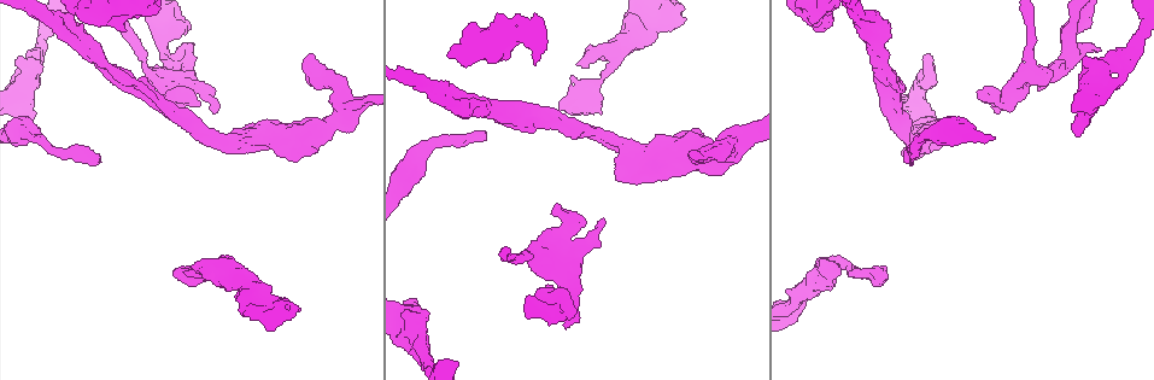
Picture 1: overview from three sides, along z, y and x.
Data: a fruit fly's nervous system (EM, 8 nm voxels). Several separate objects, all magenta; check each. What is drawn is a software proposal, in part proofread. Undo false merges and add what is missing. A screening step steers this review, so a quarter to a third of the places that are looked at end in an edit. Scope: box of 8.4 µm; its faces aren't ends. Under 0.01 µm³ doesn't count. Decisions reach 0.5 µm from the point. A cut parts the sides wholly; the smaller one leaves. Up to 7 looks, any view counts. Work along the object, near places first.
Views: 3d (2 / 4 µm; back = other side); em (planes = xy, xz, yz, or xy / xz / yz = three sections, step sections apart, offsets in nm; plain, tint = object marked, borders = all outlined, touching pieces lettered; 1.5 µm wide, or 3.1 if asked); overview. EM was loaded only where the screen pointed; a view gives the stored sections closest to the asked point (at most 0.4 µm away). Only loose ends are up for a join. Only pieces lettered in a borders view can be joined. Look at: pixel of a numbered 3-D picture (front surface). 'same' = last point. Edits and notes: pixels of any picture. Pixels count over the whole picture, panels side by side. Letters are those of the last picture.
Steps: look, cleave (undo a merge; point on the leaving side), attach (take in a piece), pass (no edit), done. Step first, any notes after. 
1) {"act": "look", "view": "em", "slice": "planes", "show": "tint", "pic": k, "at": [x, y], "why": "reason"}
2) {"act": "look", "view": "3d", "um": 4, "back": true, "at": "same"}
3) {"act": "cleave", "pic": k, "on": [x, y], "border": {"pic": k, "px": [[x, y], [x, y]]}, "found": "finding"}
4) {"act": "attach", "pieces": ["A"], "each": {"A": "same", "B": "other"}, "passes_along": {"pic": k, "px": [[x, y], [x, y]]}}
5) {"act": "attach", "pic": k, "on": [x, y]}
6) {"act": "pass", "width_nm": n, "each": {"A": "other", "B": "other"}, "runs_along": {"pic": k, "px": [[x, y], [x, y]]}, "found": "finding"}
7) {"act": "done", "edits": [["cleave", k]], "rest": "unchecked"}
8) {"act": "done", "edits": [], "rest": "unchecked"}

{"act": "look", "view": "3d", "um": 4, "pic": 1, "at": [664, 154], "why": "sudden change in width"}

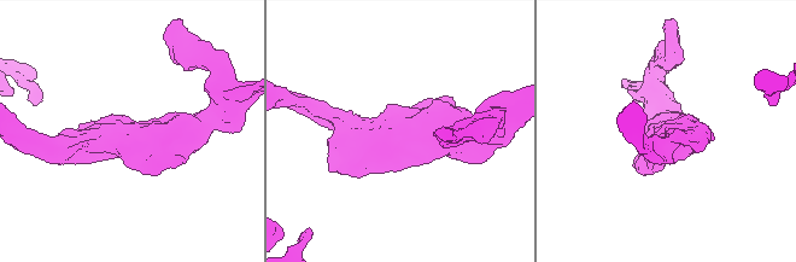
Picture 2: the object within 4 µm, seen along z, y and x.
{"act": "look", "view": "em", "slice": "xy", "step": 8, "show": "tint", "pic": 2, "at": [130, 132]}

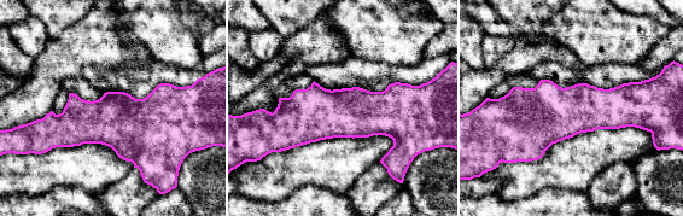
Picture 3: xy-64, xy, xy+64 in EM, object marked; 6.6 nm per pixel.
{"act": "look", "view": "em", "slice": "planes", "show": "borders", "at": "same", "why": "another direction"}

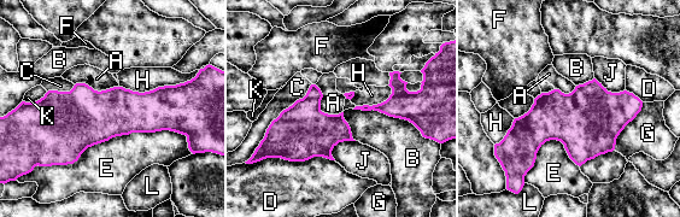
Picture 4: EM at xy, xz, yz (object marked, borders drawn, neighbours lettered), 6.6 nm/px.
{"act": "pass", "each": {"A": "other", "B": "other", "C": "other", "D": "other", "E": "other", "F": "other", "G": "other", "H": "other", "J": "other", "K": "other", "L": "other"}, "border": {"pic": 4, "px": [[315, 84], [321, 110], [340, 113]]}, "found": "all the same cell"}

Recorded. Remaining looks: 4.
{"act": "look", "view": "em", "slice": "planes", "show": "borders", "pic": 1, "at": [820, 32]}

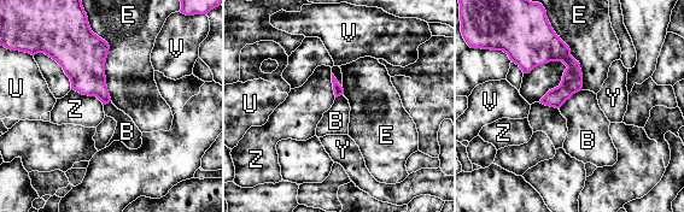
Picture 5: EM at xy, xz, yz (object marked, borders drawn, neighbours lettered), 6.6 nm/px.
{"act": "pass", "each": {"B": "other", "E": "other", "U": "other", "V": "other", "Y": "other", "Z": "other"}, "border": {"pic": 5, "px": [[71, 88], [94, 95], [103, 105]]}, "found": "none of them fits"}

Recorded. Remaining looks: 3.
{"act": "look", "view": "em", "slice": "xy", "step": 4, "show": "borders", "pic": 1, "at": [1100, 48]}

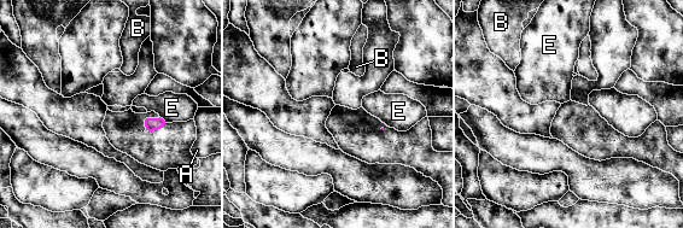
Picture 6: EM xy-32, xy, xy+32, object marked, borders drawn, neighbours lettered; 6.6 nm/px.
{"act": "pass", "each": {"A": "other", "B": "other", "E": "other"}, "border": {"pic": 6, "px": [[159, 116], [165, 122]]}, "found": "no lettered piece goes on from it"}

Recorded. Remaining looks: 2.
{"act": "done", "edits": [], "rest": "unchecked"}

